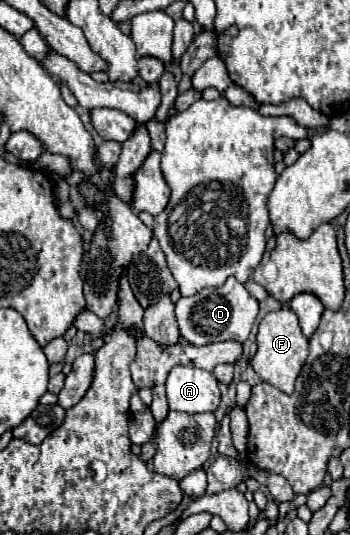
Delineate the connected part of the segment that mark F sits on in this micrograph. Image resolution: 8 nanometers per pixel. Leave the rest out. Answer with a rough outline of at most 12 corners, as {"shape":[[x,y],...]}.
{"shape":[[289,306],[259,322],[251,366],[289,394],[309,338]]}

